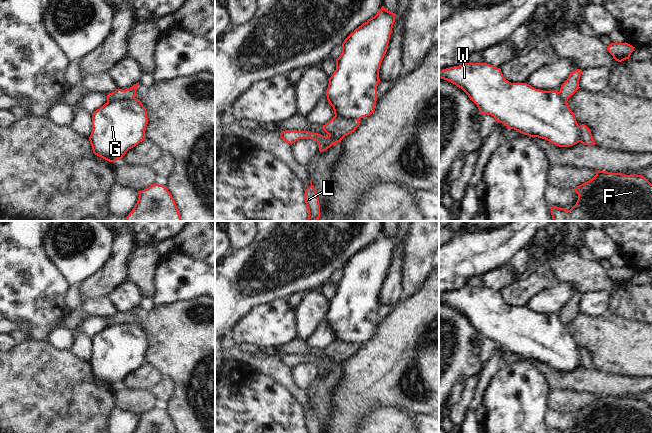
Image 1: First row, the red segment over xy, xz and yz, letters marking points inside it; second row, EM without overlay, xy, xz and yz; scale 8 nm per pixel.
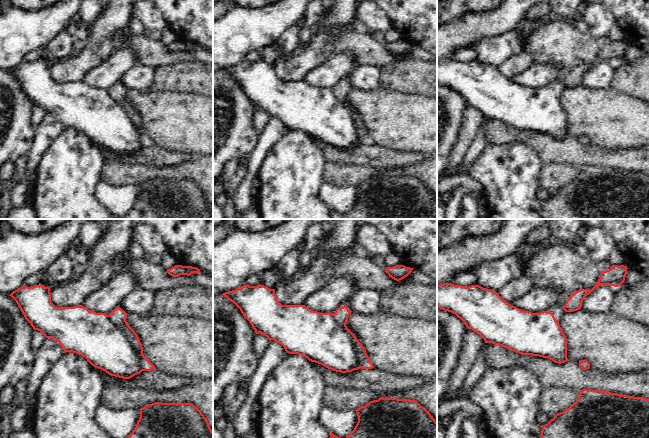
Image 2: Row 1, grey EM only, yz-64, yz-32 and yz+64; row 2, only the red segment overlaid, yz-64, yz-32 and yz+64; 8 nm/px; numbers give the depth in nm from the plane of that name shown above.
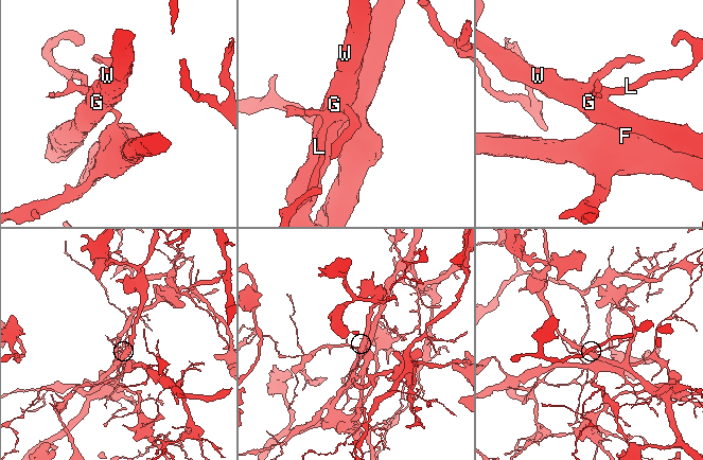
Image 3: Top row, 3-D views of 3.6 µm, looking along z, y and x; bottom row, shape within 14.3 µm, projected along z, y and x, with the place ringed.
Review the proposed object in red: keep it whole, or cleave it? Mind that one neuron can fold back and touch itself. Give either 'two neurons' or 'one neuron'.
two neurons

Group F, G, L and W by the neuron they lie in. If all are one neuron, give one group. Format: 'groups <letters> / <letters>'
groups F L / G W

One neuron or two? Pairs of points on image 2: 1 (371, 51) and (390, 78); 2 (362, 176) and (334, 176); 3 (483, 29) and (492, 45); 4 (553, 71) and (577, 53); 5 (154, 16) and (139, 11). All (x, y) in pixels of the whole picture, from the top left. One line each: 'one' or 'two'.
1: two
2: one
3: two
4: two
5: one

